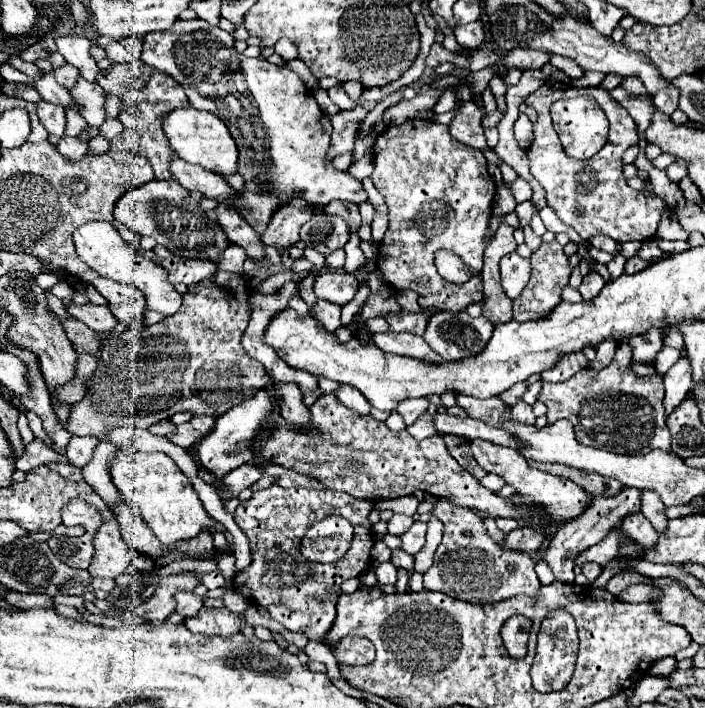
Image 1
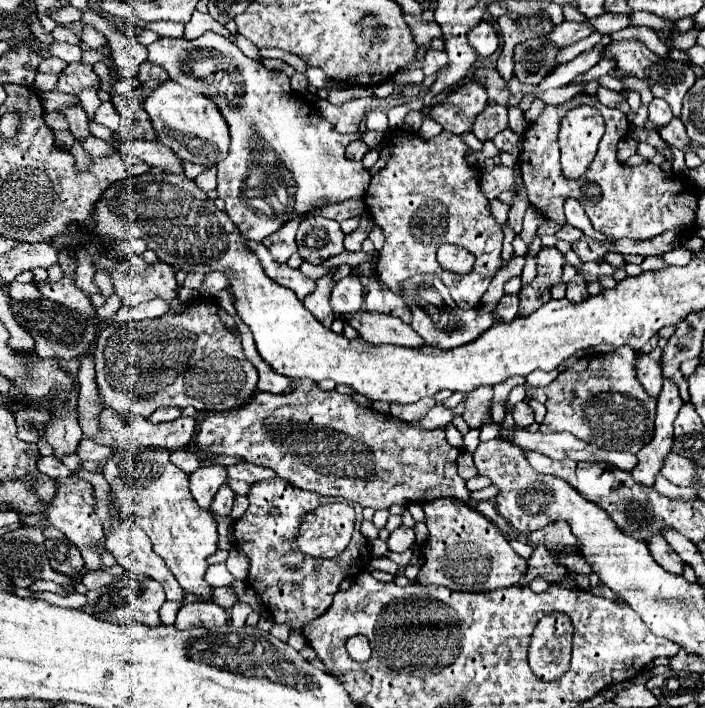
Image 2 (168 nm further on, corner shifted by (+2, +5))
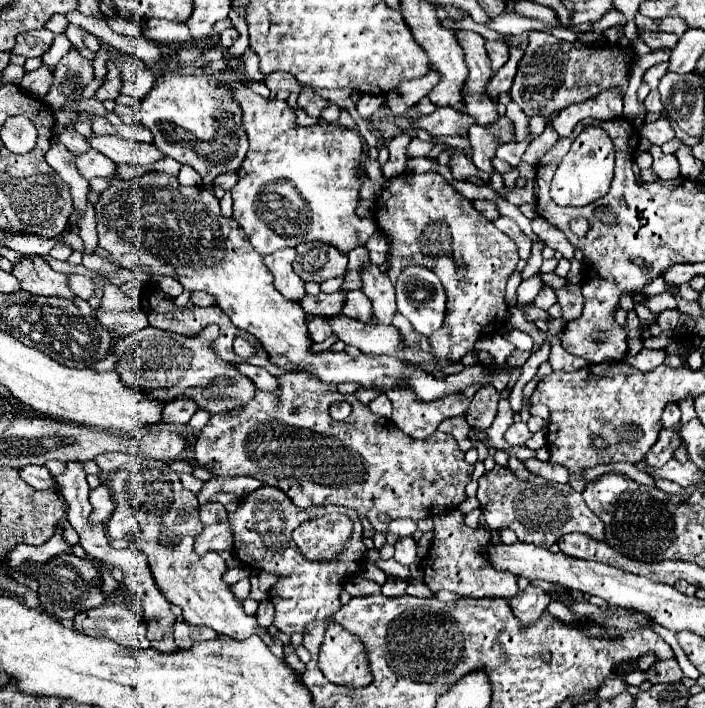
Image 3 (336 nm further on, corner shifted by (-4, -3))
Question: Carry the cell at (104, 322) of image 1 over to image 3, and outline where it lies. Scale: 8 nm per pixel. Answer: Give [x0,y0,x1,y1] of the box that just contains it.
[12,256,74,300]

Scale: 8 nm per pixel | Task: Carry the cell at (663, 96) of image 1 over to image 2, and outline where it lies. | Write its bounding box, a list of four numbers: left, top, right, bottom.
[648,98,672,126]

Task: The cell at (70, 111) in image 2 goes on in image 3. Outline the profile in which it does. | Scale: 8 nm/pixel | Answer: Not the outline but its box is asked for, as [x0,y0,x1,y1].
[76,148,116,180]

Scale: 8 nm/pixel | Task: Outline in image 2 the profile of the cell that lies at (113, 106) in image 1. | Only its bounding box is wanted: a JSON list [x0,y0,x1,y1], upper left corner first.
[110,78,140,95]

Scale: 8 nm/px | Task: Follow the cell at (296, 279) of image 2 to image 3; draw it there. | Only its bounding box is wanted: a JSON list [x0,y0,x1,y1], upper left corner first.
[300,292,346,316]

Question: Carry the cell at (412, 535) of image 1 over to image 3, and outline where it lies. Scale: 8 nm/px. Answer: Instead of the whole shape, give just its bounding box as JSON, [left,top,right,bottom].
[394,536,418,566]

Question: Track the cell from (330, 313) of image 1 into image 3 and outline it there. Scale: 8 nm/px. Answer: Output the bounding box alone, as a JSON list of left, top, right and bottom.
[308,316,330,342]

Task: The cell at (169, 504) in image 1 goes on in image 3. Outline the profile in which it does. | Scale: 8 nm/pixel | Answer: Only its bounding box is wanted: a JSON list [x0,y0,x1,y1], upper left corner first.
[106,458,276,648]

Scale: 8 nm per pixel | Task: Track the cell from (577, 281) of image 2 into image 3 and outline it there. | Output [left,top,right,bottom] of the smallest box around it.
[556,284,584,322]

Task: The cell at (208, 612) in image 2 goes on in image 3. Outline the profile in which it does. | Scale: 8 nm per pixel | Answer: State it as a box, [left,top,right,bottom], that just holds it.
[174,622,218,650]

